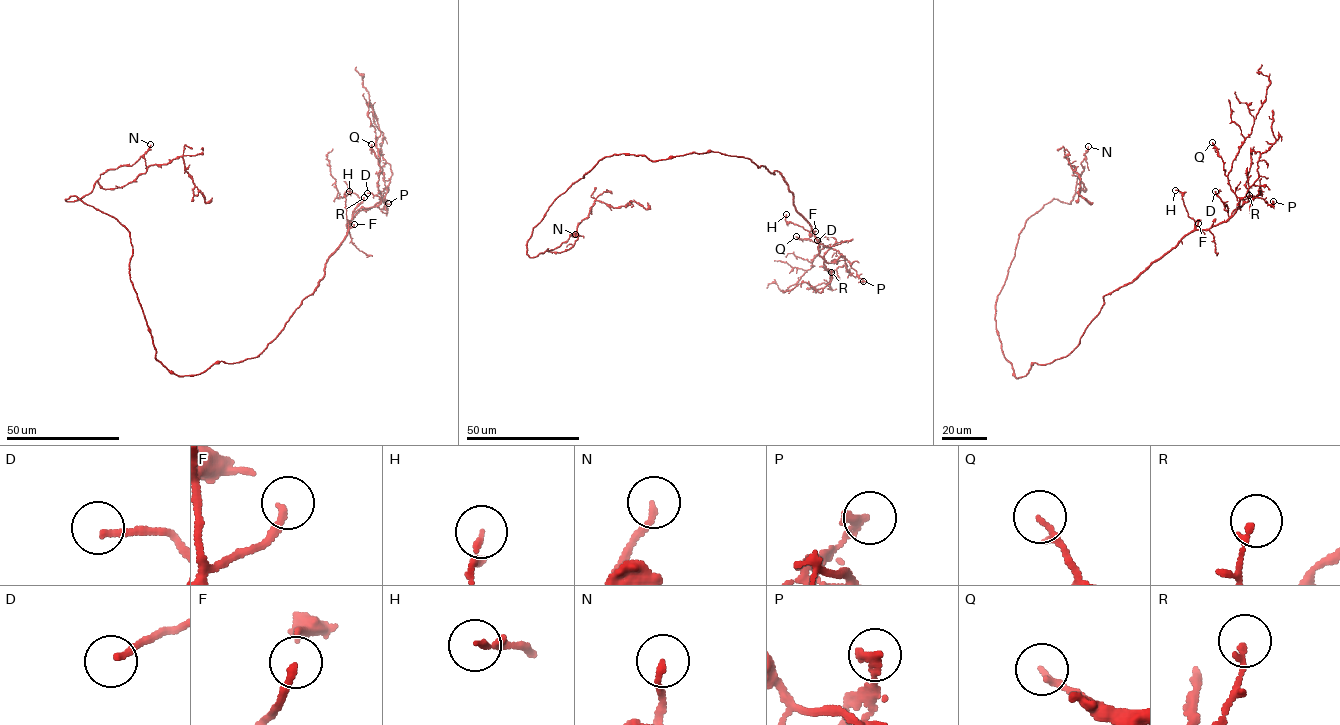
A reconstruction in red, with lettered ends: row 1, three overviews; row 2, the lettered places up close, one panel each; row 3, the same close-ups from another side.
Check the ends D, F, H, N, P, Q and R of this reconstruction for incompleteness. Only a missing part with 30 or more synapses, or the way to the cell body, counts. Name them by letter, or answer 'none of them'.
D, F

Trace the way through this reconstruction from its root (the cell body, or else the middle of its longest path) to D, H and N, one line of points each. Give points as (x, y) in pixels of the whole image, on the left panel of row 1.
D: (209, 367), (261, 354), (315, 290), (353, 214), (381, 203), (367, 193)
H: (209, 367), (258, 356), (313, 294), (348, 231), (344, 193), (349, 191)
N: (209, 367), (177, 376), (156, 359), (129, 231), (65, 199), (150, 144)

